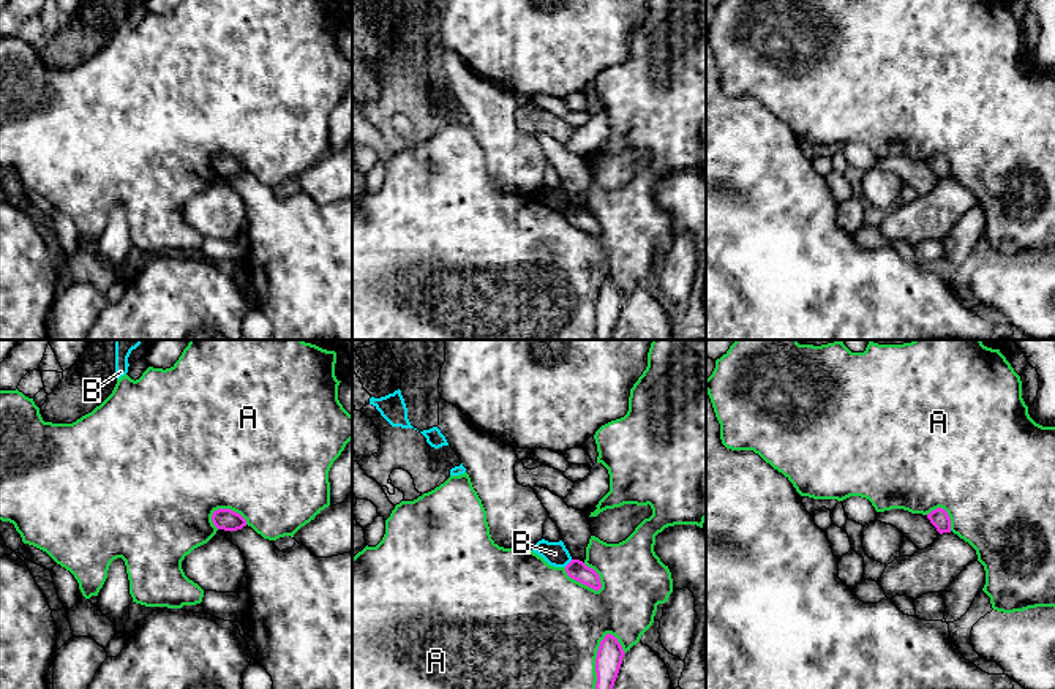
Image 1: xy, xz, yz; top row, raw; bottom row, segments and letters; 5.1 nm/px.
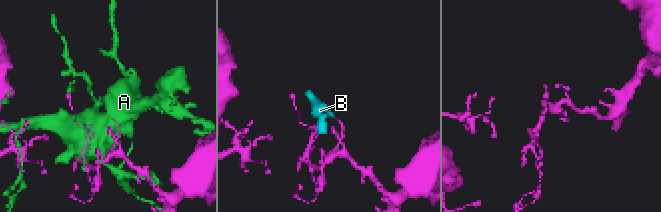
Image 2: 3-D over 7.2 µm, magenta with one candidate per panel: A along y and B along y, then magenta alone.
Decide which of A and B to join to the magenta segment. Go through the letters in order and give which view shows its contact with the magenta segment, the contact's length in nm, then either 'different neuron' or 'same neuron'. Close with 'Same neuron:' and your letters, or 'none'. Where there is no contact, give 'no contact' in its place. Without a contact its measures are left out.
A: xz | 320 nm | different neuron
B: xz | 60 nm | different neuron
Same neuron: none

